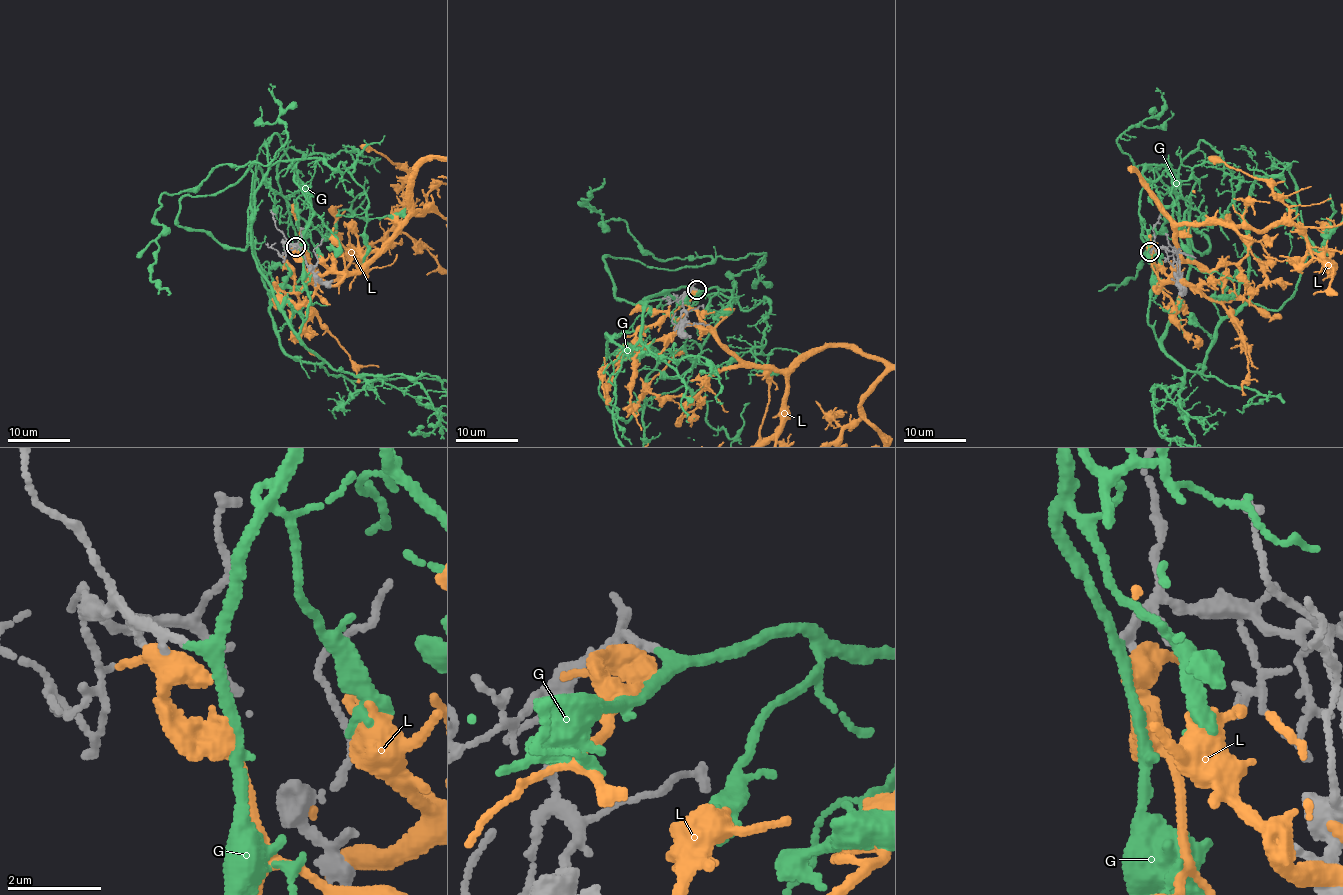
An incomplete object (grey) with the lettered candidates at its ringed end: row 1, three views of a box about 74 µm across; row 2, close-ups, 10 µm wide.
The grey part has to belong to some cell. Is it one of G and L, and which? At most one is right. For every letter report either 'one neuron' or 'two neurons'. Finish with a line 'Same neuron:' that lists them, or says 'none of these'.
G: one neuron
L: two neurons
Same neuron: G

